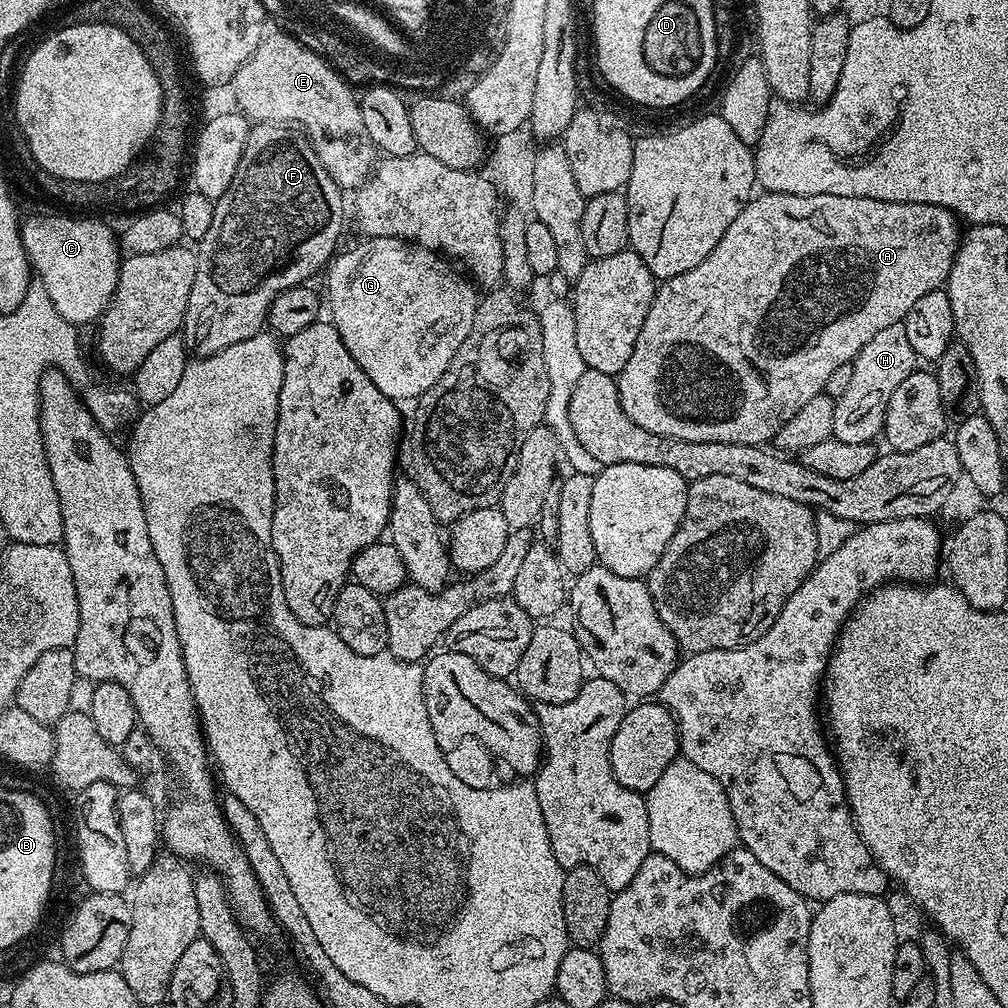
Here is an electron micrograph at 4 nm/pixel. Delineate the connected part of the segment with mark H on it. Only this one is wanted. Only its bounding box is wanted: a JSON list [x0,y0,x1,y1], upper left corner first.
[832,323,918,442]

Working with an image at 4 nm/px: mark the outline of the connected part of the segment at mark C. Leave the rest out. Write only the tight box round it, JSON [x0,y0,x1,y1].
[20,214,122,326]

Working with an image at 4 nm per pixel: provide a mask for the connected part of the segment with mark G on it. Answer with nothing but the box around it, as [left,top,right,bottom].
[326,236,477,402]

